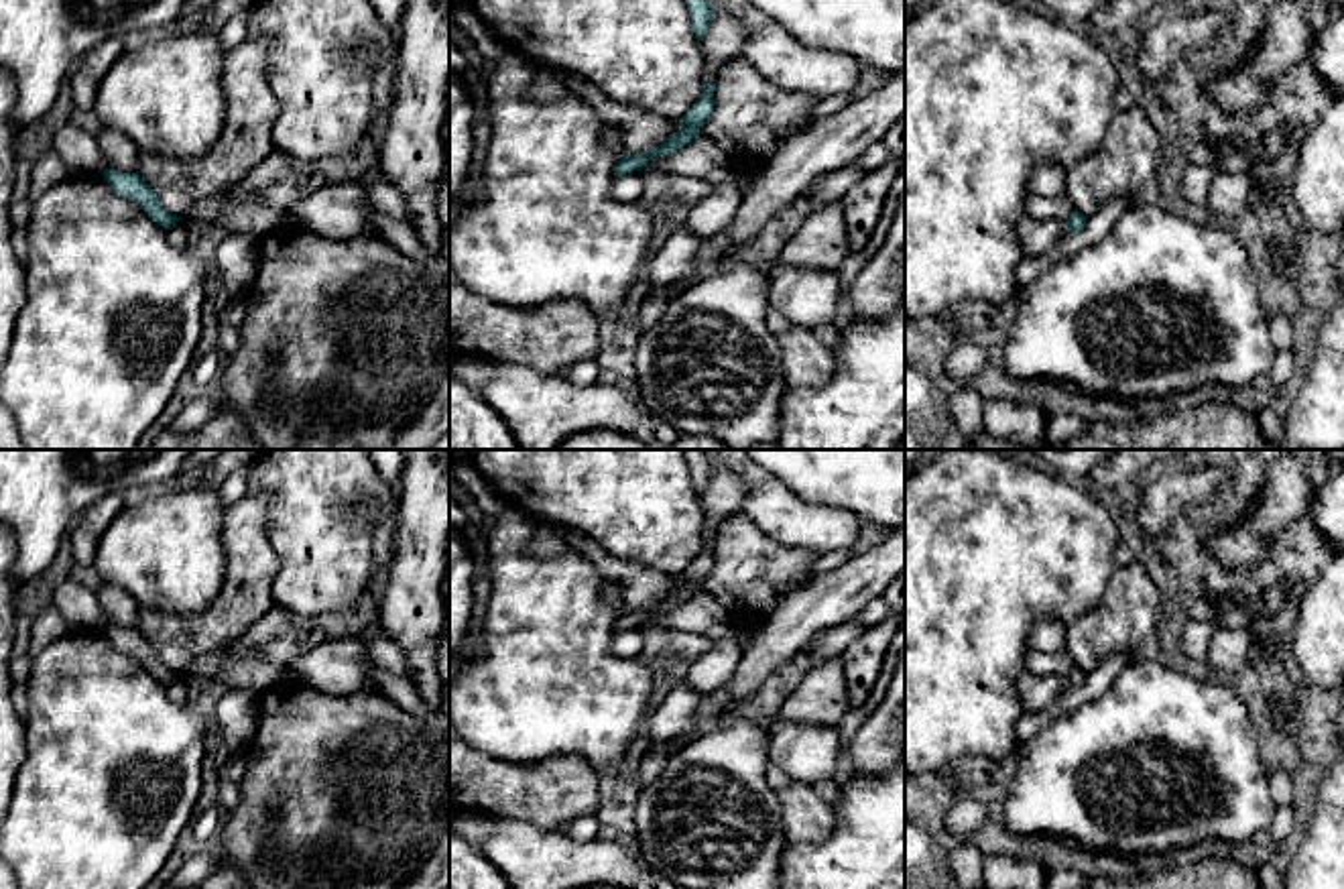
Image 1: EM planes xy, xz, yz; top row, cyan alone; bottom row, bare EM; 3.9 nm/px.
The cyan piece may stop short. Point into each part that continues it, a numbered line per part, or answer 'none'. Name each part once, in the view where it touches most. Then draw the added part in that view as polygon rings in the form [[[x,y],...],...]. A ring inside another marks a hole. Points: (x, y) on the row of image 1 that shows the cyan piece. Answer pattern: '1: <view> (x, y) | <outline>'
none

